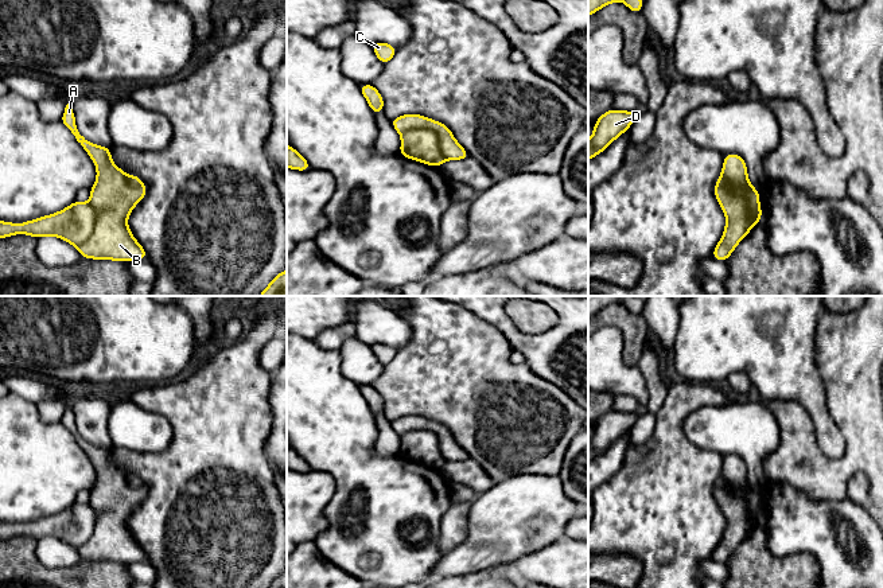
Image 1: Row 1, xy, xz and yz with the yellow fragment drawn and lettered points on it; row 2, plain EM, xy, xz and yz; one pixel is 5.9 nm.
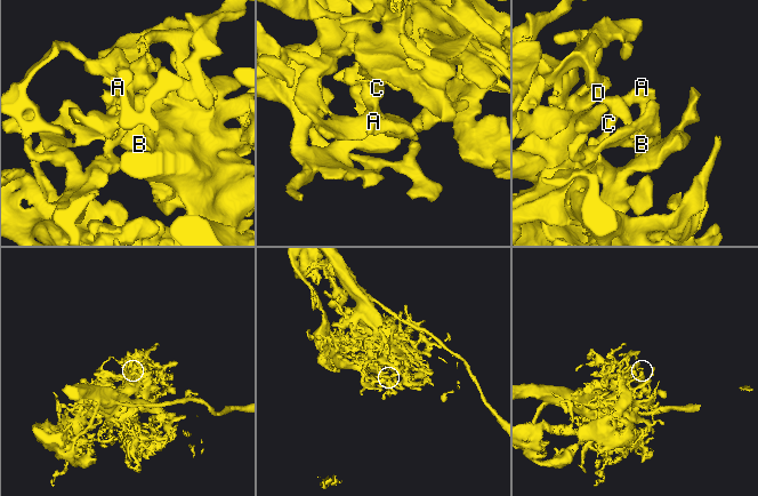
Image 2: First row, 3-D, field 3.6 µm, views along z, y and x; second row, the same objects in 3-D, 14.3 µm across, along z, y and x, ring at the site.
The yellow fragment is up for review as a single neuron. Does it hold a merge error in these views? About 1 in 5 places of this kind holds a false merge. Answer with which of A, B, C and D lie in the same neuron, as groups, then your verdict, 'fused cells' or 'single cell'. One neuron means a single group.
A C D / B | fused cells

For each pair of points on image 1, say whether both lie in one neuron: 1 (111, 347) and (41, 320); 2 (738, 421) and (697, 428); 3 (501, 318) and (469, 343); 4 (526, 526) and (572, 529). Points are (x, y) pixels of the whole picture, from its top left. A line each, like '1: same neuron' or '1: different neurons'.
1: same neuron
2: same neuron
3: different neurons
4: different neurons

